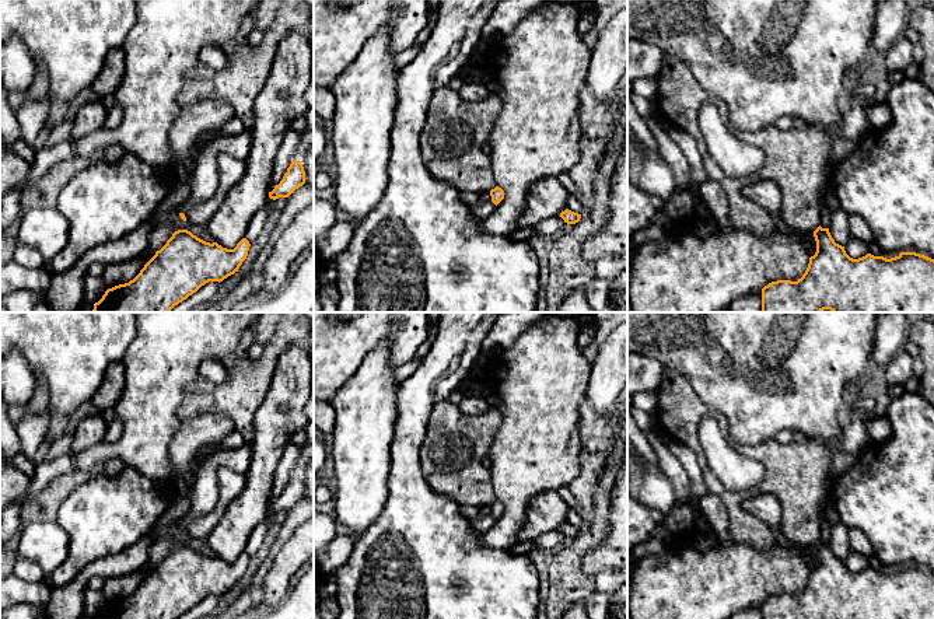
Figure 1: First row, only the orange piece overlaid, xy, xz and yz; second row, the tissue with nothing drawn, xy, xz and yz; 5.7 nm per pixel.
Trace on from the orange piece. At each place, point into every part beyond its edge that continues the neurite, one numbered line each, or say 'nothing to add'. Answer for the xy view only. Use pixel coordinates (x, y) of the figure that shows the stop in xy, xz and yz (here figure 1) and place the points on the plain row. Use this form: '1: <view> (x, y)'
1: xy (205, 489)

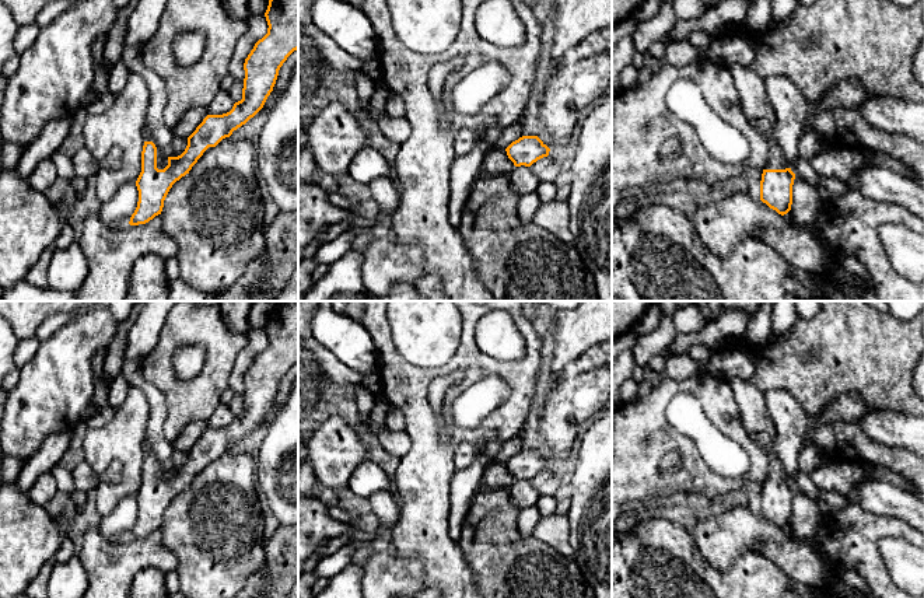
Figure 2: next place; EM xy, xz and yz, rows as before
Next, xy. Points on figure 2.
1: xy (161, 471)

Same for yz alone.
1: yz (756, 419)

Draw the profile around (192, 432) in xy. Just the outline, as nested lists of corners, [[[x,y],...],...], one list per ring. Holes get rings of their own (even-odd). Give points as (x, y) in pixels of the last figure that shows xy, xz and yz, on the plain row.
[[[204,420],[189,423],[183,429],[183,431],[178,436],[178,438],[172,443],[174,450],[188,452],[206,430],[207,430],[207,422]]]

